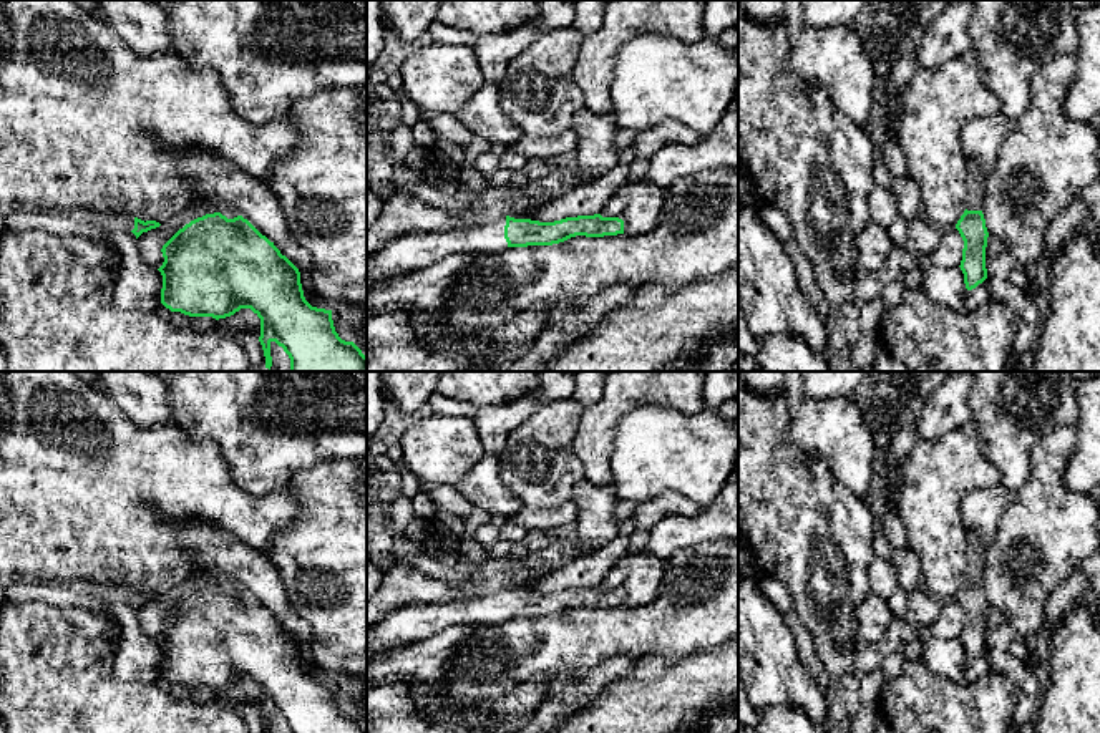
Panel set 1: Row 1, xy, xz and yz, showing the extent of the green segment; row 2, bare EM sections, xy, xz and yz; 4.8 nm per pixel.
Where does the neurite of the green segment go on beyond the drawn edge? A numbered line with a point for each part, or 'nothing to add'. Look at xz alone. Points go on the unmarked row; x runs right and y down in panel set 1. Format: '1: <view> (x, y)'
1: xz (408, 624)

